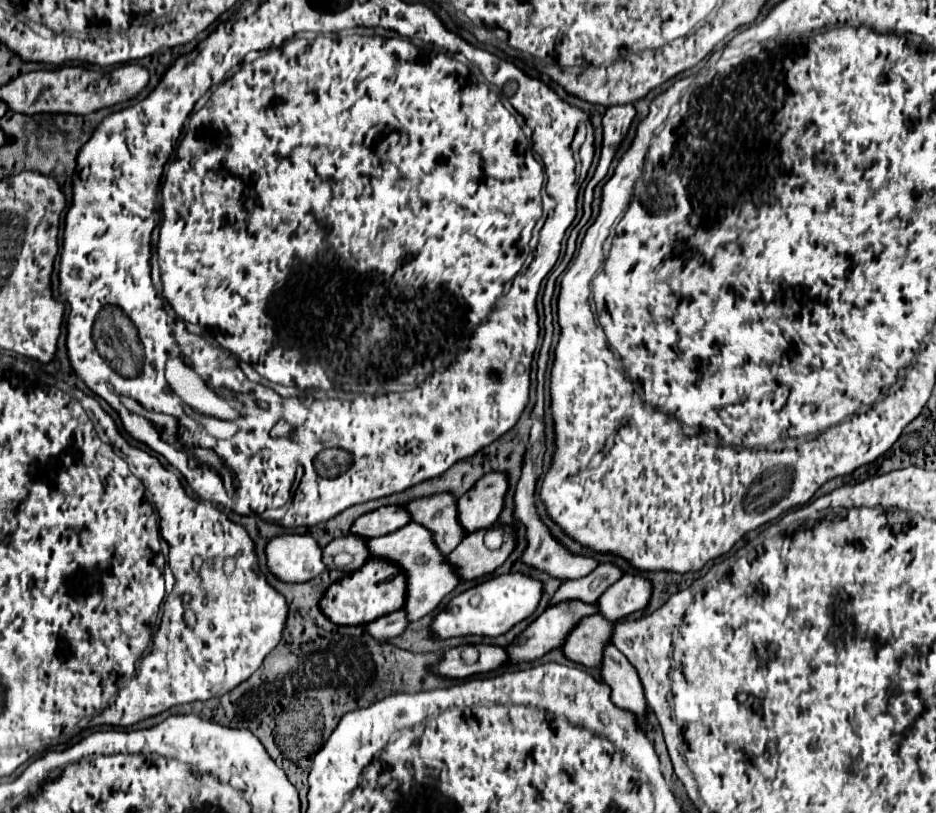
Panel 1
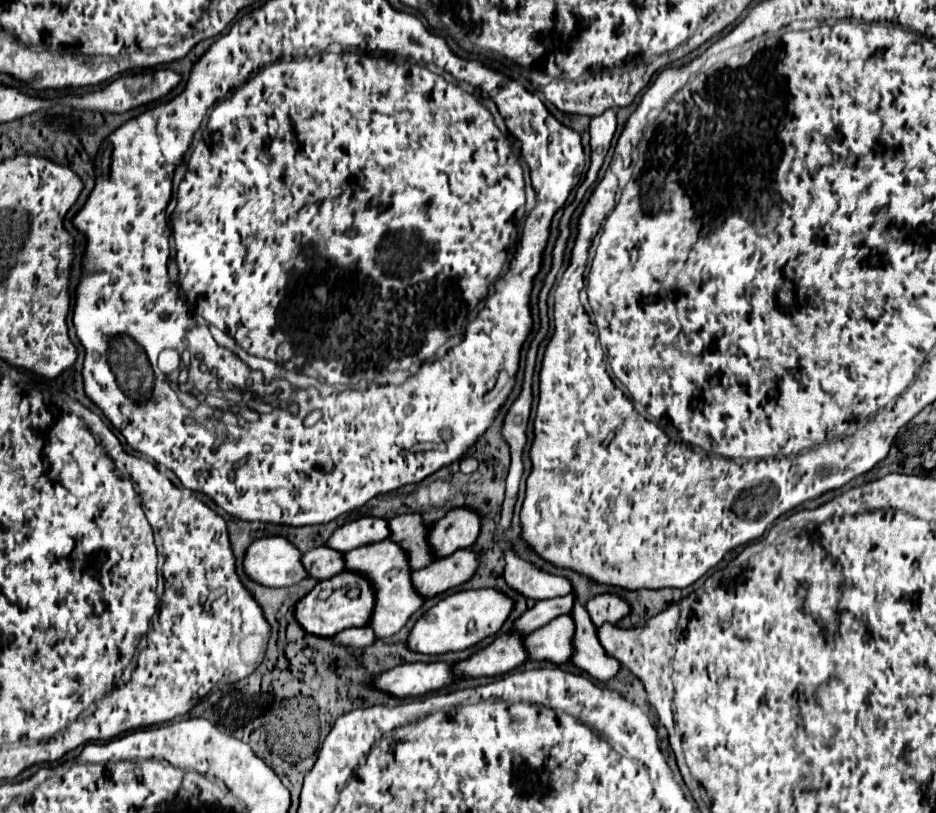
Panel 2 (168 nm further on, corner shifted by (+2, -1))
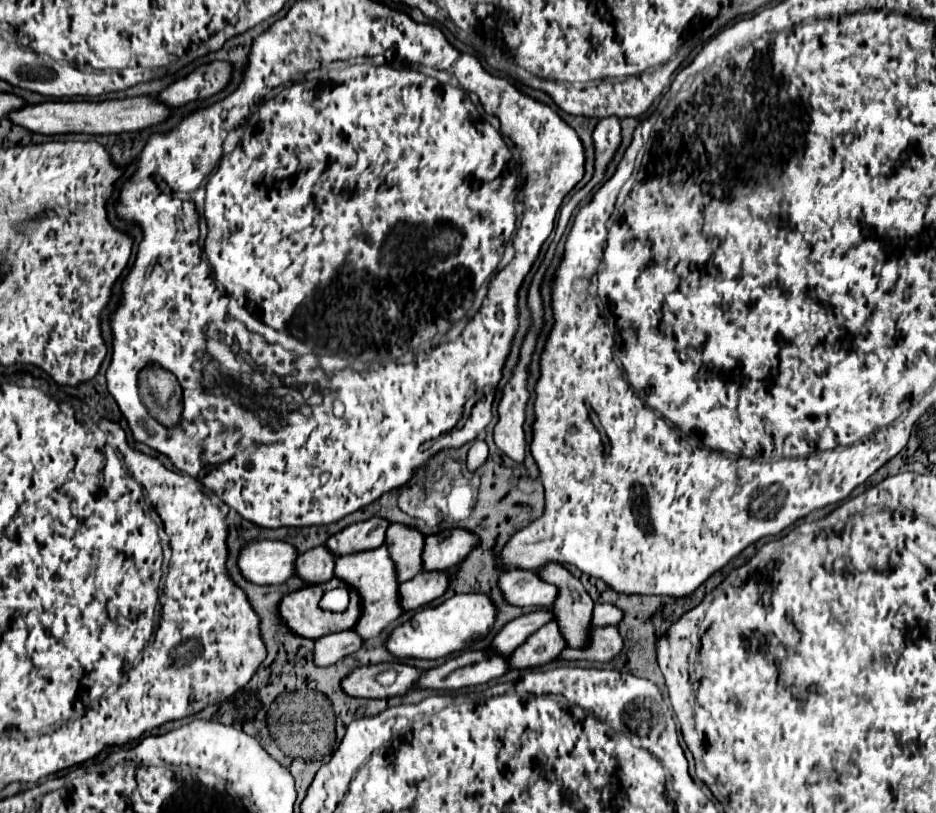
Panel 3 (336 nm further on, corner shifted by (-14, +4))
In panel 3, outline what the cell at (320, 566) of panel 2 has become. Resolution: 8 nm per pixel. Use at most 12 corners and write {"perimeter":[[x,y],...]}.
{"perimeter":[[322,545],[296,559],[298,577],[326,583],[334,577],[334,553]]}

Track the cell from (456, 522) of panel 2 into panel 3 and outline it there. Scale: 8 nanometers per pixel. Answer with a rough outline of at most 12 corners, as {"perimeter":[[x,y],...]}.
{"perimeter":[[454,527],[448,537],[428,535],[424,569],[460,565],[480,537]]}

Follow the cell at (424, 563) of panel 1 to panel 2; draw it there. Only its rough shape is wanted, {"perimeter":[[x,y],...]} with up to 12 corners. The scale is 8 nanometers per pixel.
{"perimeter":[[392,540],[346,552],[348,572],[376,586],[368,622],[396,634],[422,606],[408,556]]}

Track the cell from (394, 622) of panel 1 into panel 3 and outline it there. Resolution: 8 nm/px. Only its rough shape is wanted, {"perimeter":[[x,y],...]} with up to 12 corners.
{"perimeter":[[354,629],[316,639],[314,659],[332,665],[356,653],[364,639]]}

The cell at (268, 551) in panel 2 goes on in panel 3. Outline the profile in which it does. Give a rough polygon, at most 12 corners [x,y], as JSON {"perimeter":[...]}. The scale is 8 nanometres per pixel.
{"perimeter":[[260,539],[238,565],[252,583],[282,585],[296,575],[294,545]]}

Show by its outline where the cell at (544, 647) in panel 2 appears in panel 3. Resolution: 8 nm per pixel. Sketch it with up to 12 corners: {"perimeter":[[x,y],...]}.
{"perimeter":[[546,623],[510,655],[512,669],[546,665],[566,649],[558,623]]}

